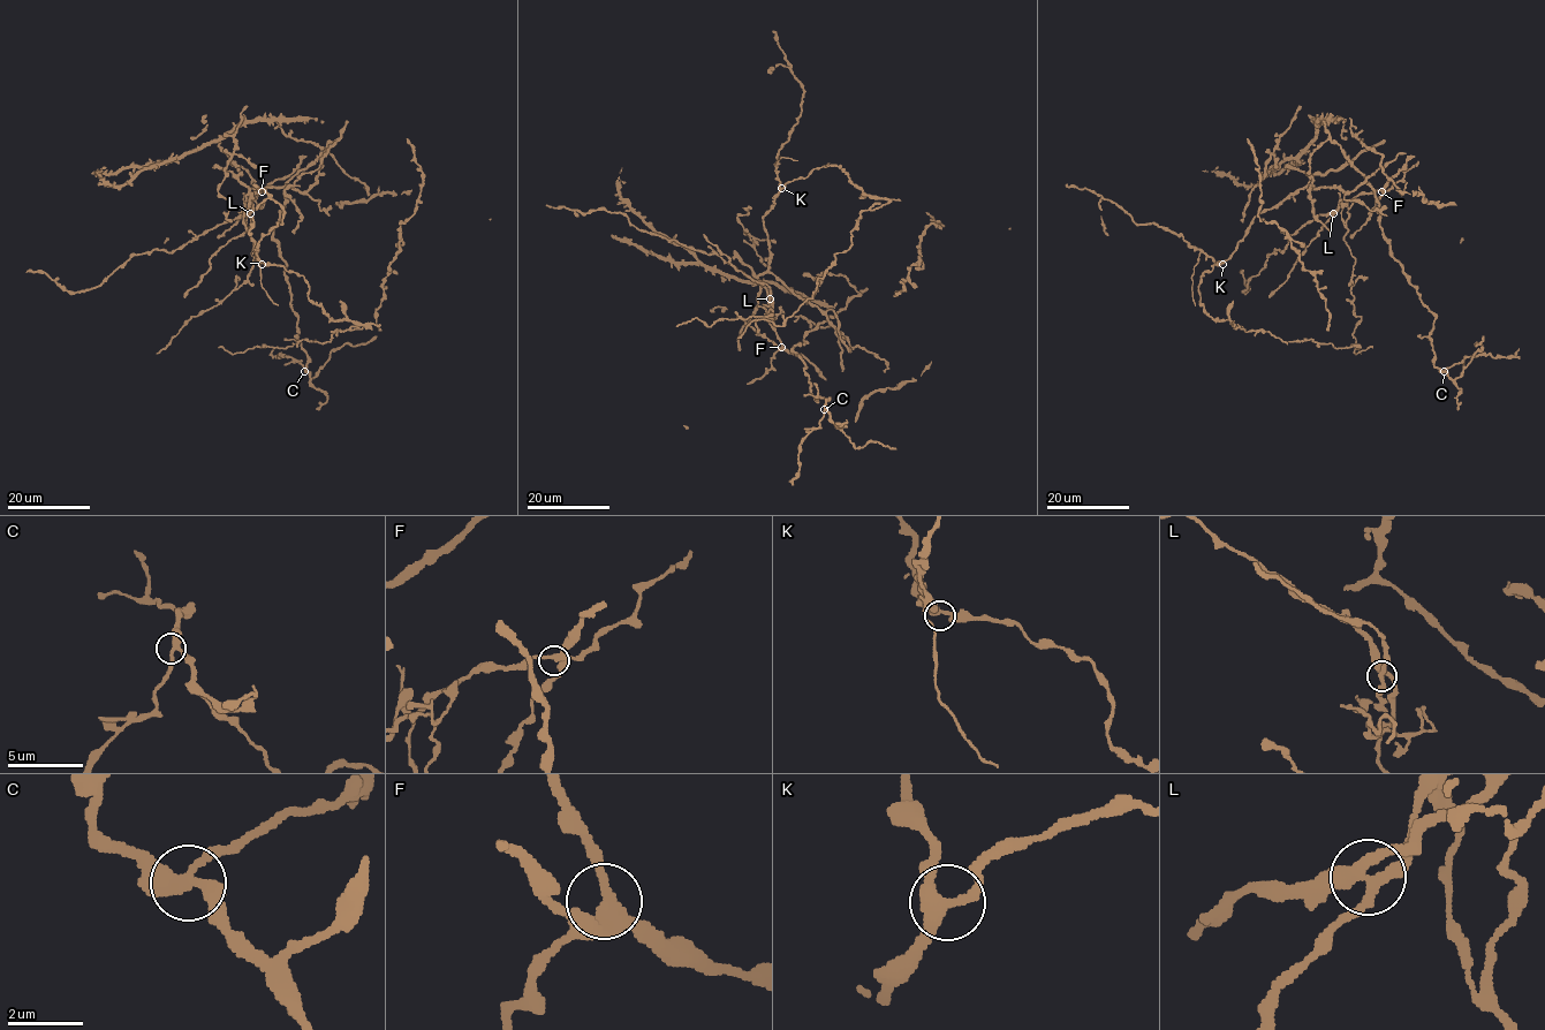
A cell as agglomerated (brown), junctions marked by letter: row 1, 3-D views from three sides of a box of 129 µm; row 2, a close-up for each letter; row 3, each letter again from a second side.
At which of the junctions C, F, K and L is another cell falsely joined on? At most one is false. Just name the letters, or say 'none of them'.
L

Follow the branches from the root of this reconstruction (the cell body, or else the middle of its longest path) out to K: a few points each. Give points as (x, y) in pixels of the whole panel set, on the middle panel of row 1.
K: (767, 237), (763, 218), (781, 188)

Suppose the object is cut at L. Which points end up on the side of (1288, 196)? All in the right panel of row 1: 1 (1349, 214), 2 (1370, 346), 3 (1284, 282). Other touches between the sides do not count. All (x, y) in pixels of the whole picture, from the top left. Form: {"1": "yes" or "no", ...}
{"1": "no", "2": "yes", "3": "no"}

